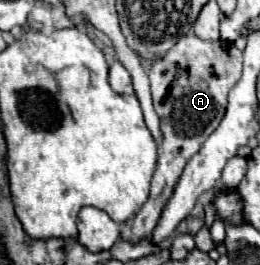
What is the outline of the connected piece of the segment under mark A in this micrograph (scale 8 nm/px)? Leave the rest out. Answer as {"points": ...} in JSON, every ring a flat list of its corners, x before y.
{"points":[[187,34,181,36,177,44,163,58,157,58,151,64,149,68,151,94,153,94,155,112,161,118,163,142,157,168,151,180,149,200,131,220,129,240,135,242,139,238,149,238,153,234,185,164,223,120,227,108,227,94,233,88,233,84,241,78,241,62,243,62,241,50,235,48,233,44,223,40,209,42,197,38,195,34]]}

